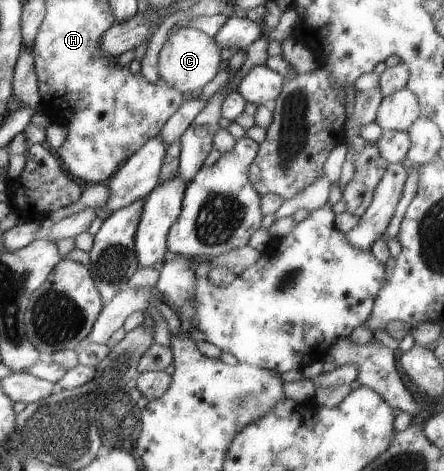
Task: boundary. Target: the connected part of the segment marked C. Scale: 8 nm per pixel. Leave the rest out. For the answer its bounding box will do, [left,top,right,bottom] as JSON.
[158,26,220,94]

